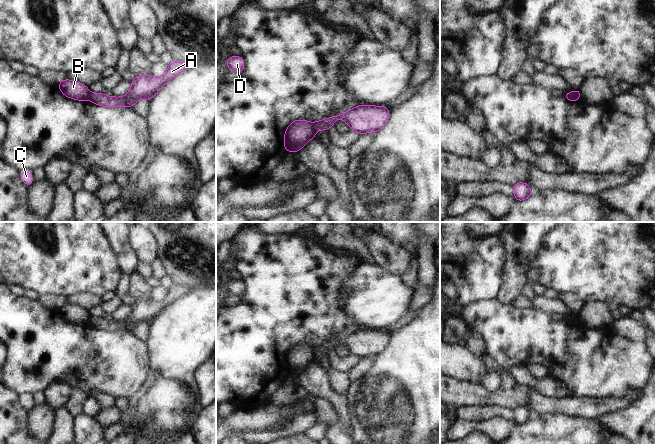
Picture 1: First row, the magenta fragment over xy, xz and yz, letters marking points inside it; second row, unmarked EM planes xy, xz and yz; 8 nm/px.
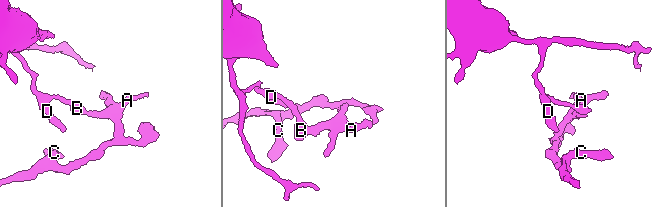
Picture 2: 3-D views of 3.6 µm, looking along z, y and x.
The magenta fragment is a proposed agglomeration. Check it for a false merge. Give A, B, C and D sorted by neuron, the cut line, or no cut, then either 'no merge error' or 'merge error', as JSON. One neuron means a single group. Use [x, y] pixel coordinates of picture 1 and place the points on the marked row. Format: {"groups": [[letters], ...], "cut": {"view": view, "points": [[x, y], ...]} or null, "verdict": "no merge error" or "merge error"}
{"groups": [["A", "C"], ["B", "D"]], "cut": {"view": "xz", "points": [[312, 123], [314, 136]]}, "verdict": "merge error"}

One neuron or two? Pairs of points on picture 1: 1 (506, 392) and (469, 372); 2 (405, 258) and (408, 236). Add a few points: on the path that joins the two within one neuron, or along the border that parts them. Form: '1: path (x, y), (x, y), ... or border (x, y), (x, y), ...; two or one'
1: border (456, 377), (480, 385); two
2: border (382, 235), (392, 243), (402, 247); two

